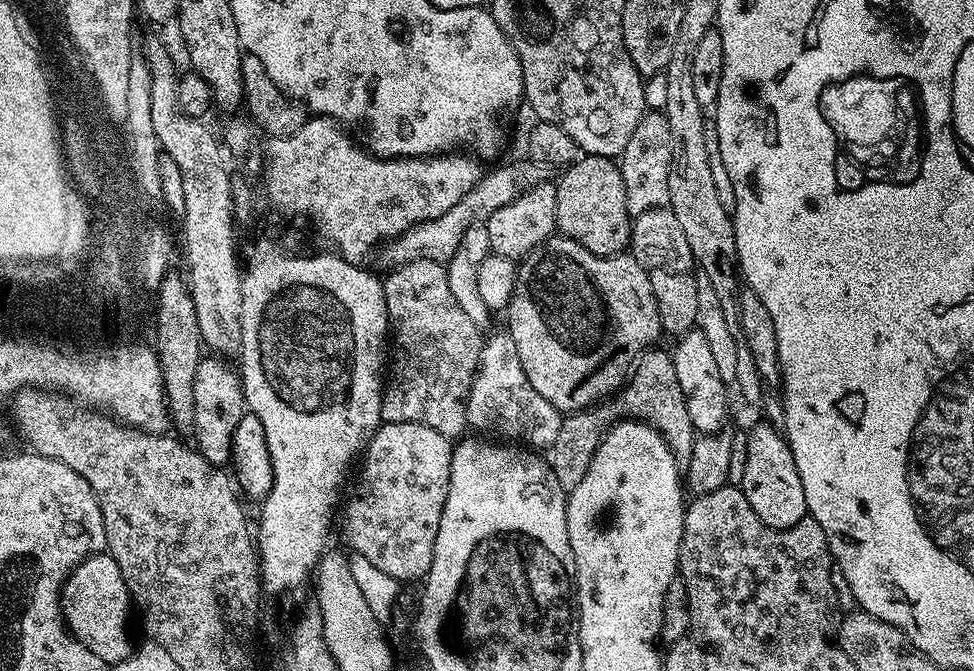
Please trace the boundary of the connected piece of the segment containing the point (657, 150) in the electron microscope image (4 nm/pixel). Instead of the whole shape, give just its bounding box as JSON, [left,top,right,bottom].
[618,111,671,214]

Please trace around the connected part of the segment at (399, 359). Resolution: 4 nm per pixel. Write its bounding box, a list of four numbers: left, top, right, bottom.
[380,260,482,438]

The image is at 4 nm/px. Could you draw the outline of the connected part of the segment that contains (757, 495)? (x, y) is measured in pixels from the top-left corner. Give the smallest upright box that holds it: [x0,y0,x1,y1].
[738,424,808,528]

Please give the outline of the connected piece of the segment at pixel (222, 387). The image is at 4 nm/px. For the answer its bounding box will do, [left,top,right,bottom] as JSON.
[191,354,244,466]

